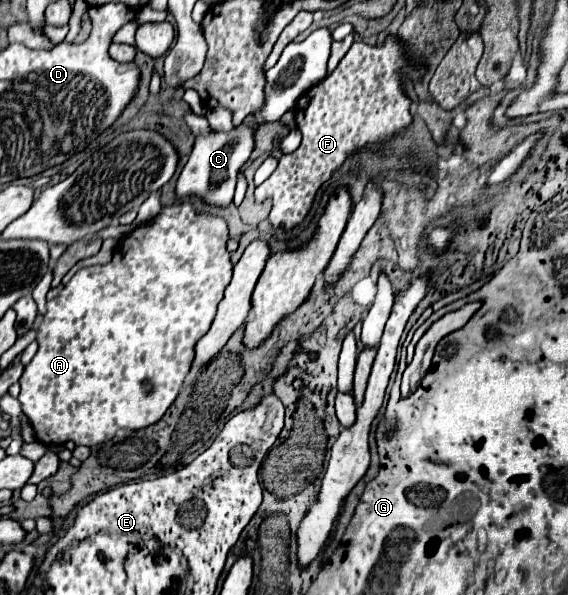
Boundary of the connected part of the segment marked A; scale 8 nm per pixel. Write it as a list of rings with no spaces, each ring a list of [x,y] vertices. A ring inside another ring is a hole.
[[[189,202],[167,206],[149,224],[139,226],[131,234],[123,236],[123,240],[119,240],[119,246],[117,246],[113,260],[109,264],[89,266],[89,268],[79,270],[65,284],[63,292],[55,300],[47,302],[47,314],[39,326],[39,332],[37,332],[39,350],[33,356],[33,360],[25,366],[25,370],[19,378],[19,384],[21,384],[19,402],[21,402],[25,416],[29,418],[31,426],[33,426],[33,430],[35,430],[37,440],[41,440],[47,446],[49,444],[63,444],[69,440],[75,444],[83,444],[83,446],[97,446],[97,444],[111,440],[115,436],[115,432],[121,428],[139,430],[139,428],[151,426],[167,412],[167,408],[177,398],[177,392],[179,392],[183,378],[187,376],[187,372],[191,368],[193,348],[195,348],[197,340],[209,330],[209,326],[217,314],[217,304],[223,300],[223,290],[227,288],[227,284],[231,280],[233,264],[229,260],[229,252],[225,248],[225,242],[227,242],[227,224],[221,216],[195,214],[195,208]]]

